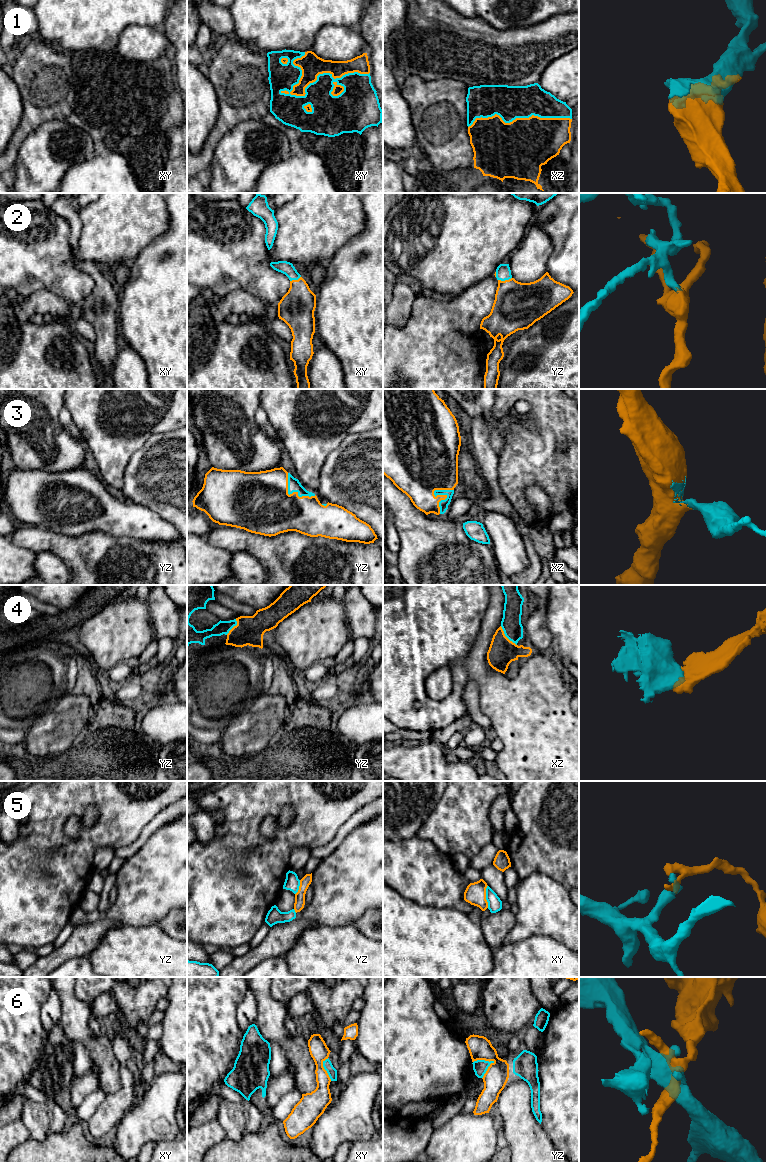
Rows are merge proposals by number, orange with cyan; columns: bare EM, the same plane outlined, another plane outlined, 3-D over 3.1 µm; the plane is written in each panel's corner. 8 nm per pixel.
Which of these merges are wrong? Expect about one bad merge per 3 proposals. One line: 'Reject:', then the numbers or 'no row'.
Reject: 5, 6

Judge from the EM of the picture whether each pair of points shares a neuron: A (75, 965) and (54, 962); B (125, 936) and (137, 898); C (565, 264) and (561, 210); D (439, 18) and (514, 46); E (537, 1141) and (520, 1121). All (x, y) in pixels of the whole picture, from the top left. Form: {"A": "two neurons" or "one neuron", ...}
{"A": "two neurons", "B": "two neurons", "C": "one neuron", "D": "one neuron", "E": "one neuron"}

